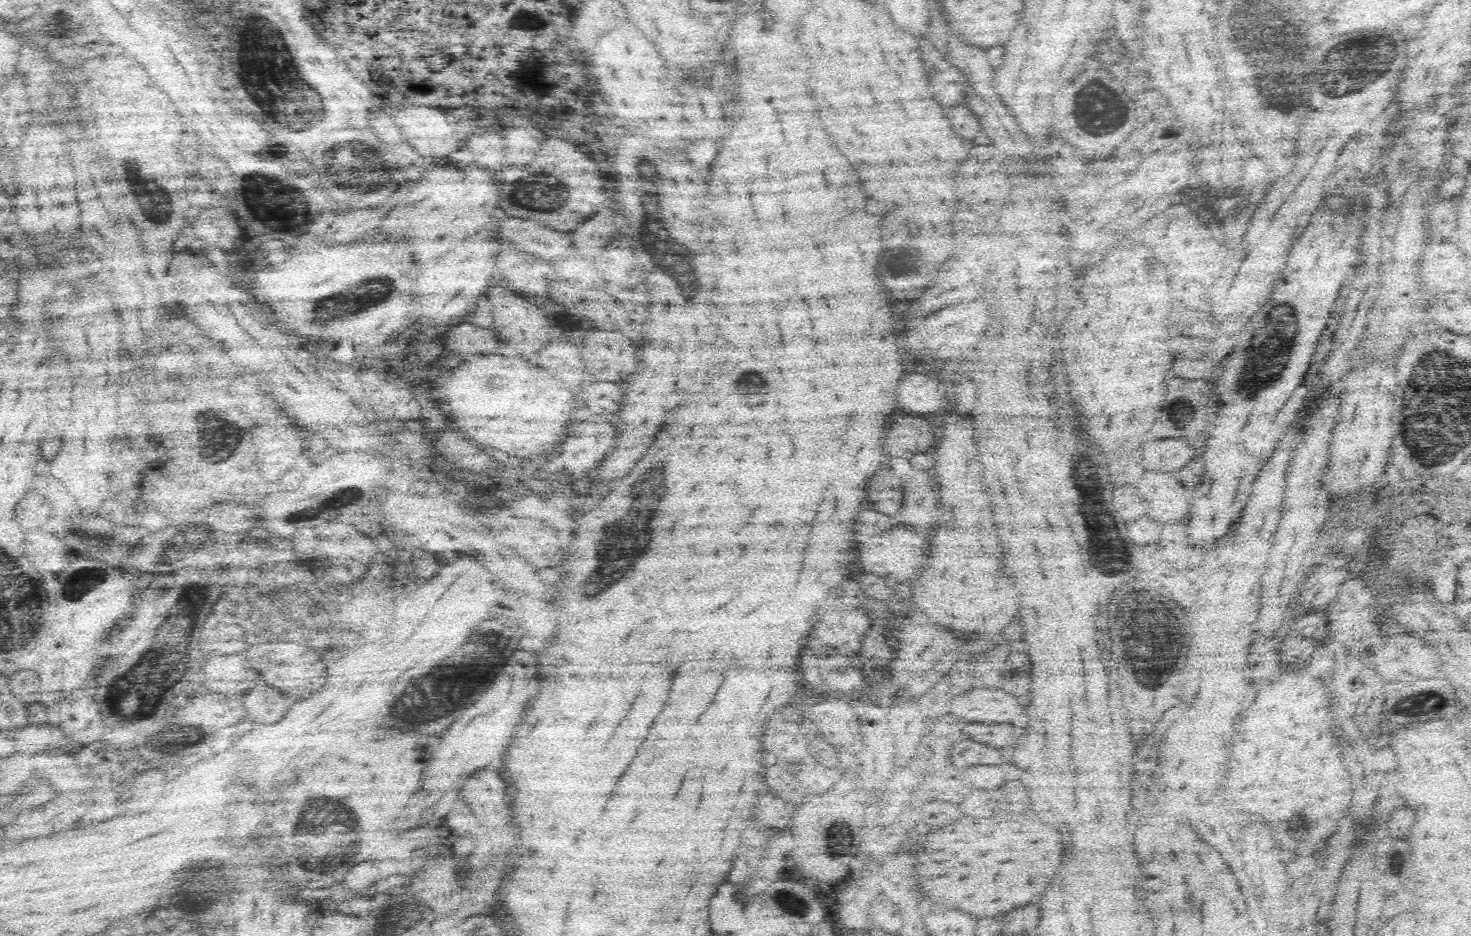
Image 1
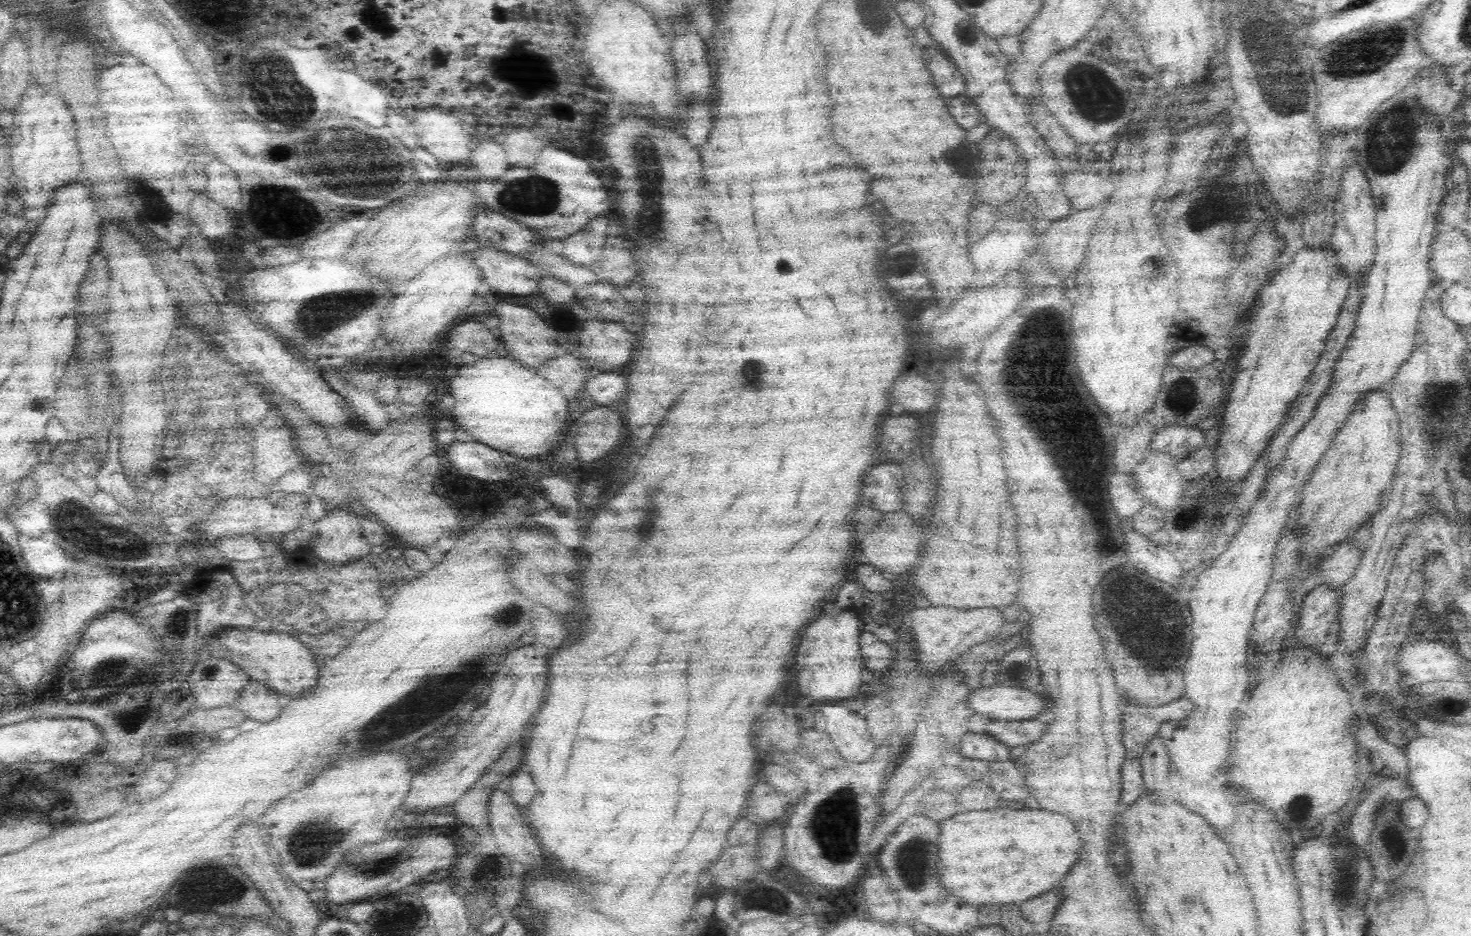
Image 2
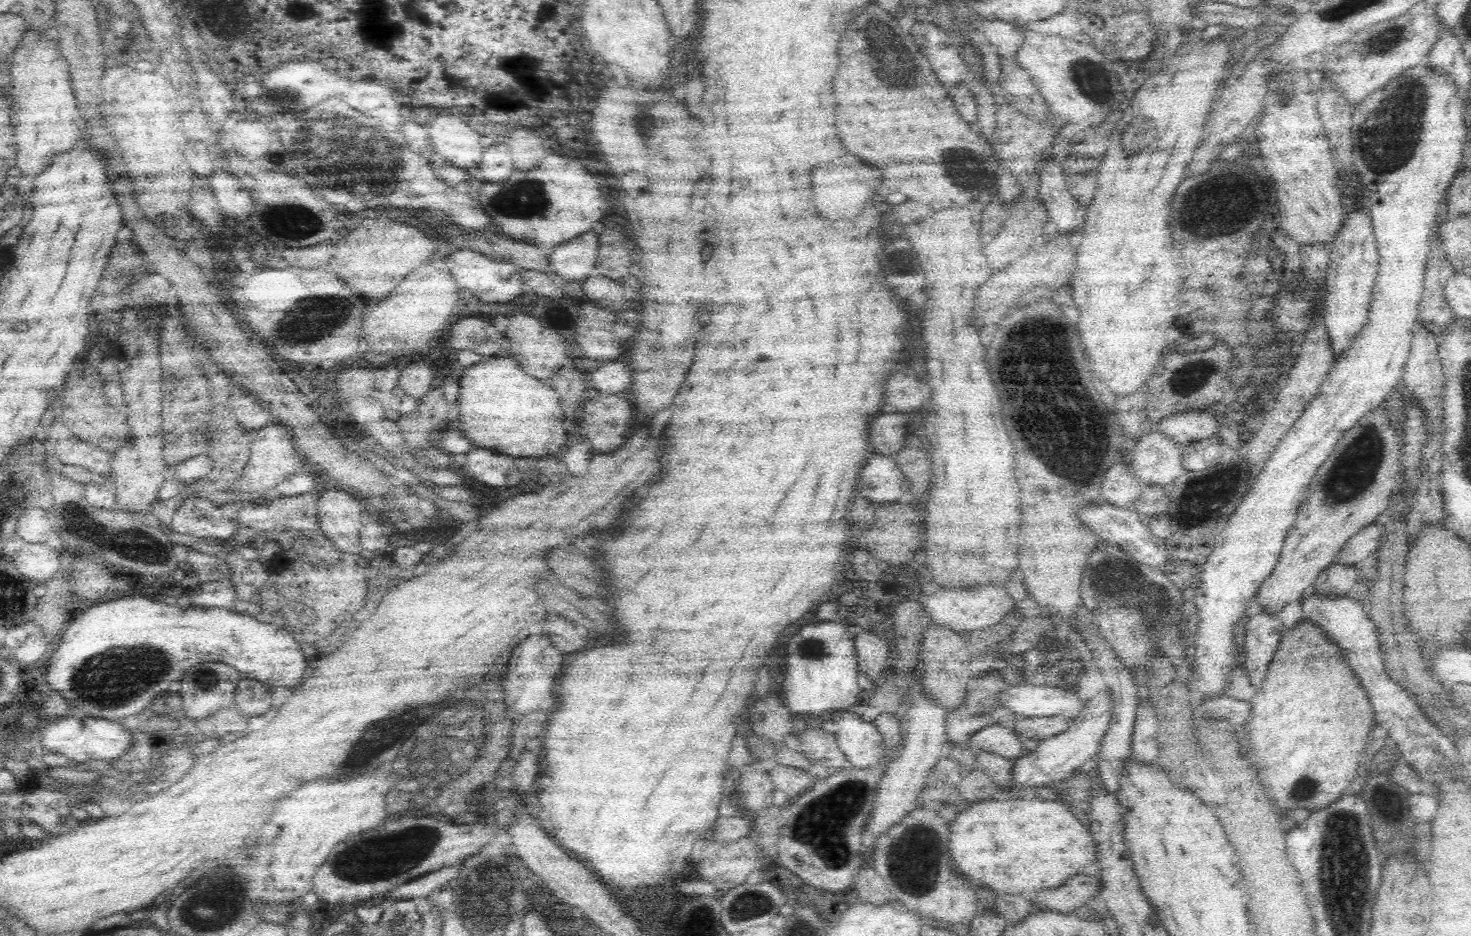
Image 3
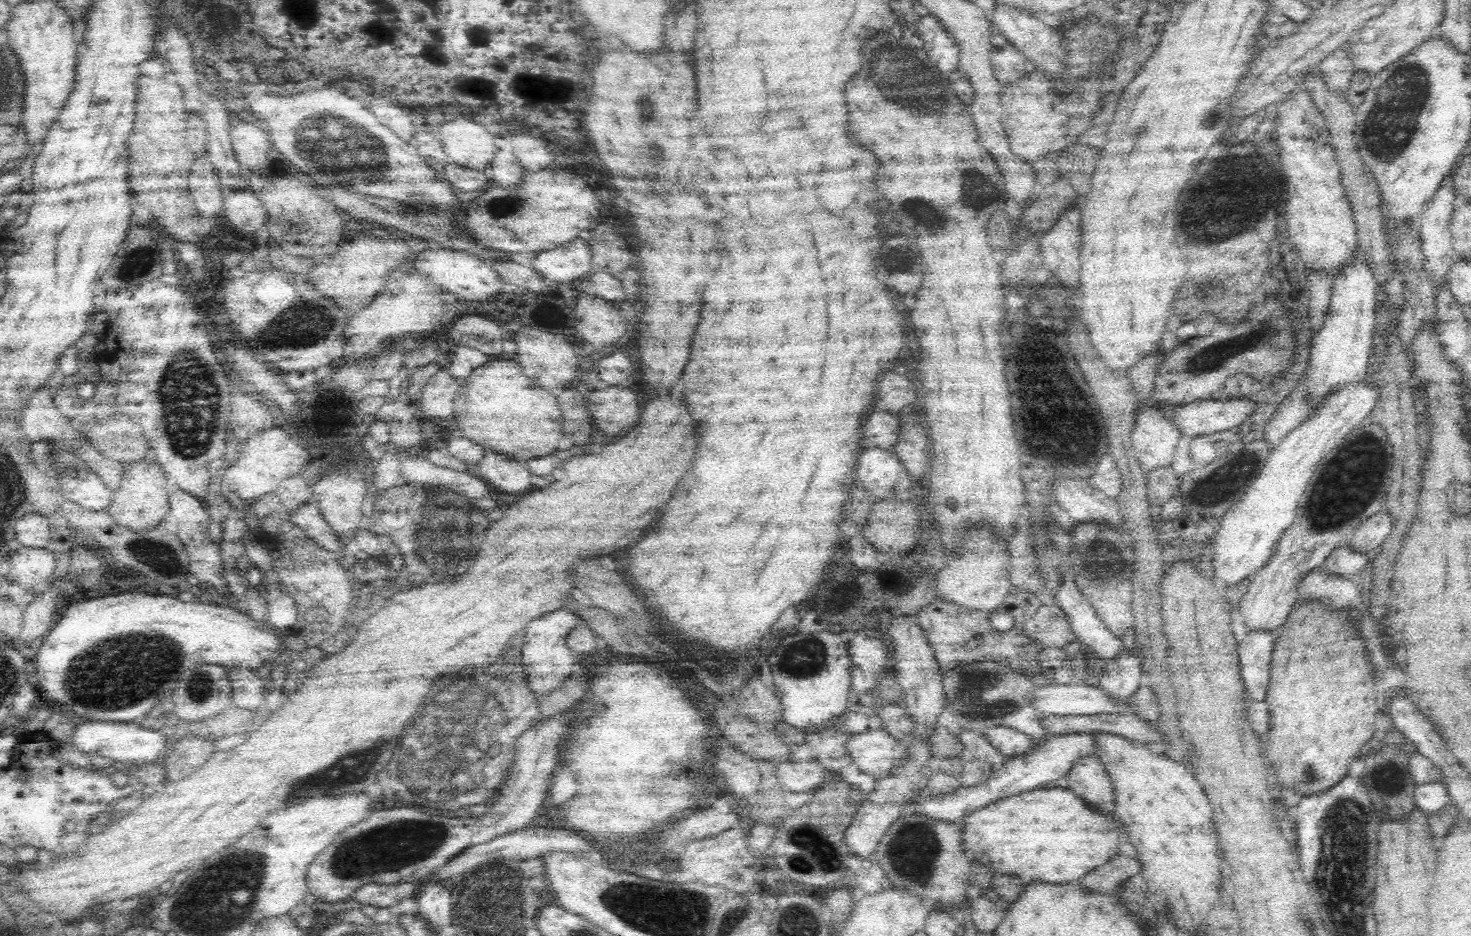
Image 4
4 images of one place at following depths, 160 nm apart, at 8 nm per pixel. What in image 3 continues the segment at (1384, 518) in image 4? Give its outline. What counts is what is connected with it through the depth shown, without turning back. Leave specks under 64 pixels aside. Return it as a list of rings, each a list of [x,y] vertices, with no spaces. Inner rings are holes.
[[[1375,522],[1366,526],[1359,534],[1352,536],[1347,544],[1344,544],[1333,563],[1341,566],[1355,566],[1373,556],[1379,546],[1382,534],[1383,528],[1379,523]]]

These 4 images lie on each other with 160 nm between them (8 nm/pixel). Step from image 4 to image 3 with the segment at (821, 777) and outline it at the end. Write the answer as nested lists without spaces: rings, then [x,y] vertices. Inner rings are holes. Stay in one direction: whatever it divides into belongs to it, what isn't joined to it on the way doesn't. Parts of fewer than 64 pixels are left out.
[[[780,764],[768,771],[774,788],[781,798],[788,798],[786,800],[787,803],[790,802],[790,798],[799,797],[801,794],[809,791],[819,779],[819,775],[806,774],[806,772]]]

